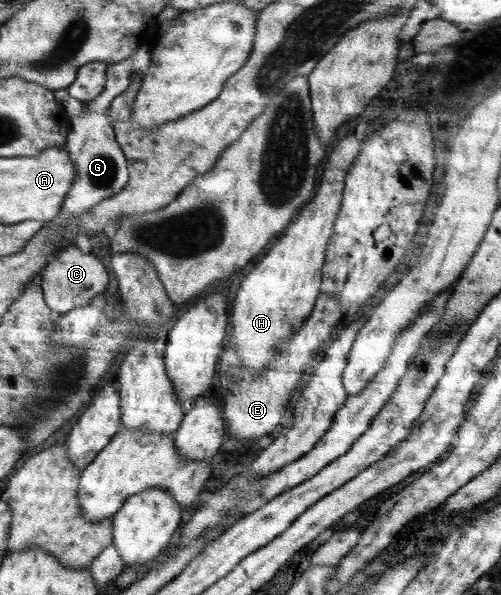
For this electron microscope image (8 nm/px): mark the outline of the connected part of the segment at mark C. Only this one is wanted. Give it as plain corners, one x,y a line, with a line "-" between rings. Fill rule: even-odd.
69,245
69,247
65,247
65,249
61,249
61,251
45,265
38,278
38,282
42,288
41,295
49,311
52,311
54,315
59,315
70,312
72,309
83,307
89,304
89,301
91,301
93,297
96,295
99,296
99,293
106,292
109,283
109,275
101,260
93,253
84,253
79,247

